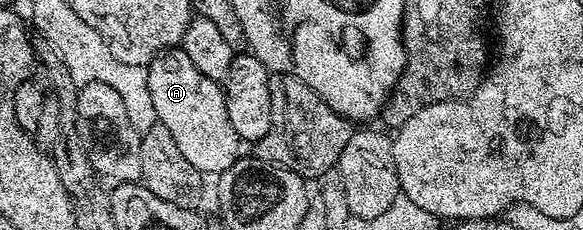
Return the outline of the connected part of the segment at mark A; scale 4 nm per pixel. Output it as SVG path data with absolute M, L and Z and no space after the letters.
M181 48L163 51L147 70L158 125L169 128L185 160L204 176L218 176L229 169L241 156L241 139L233 132L233 124L229 124L222 85L203 75Z

